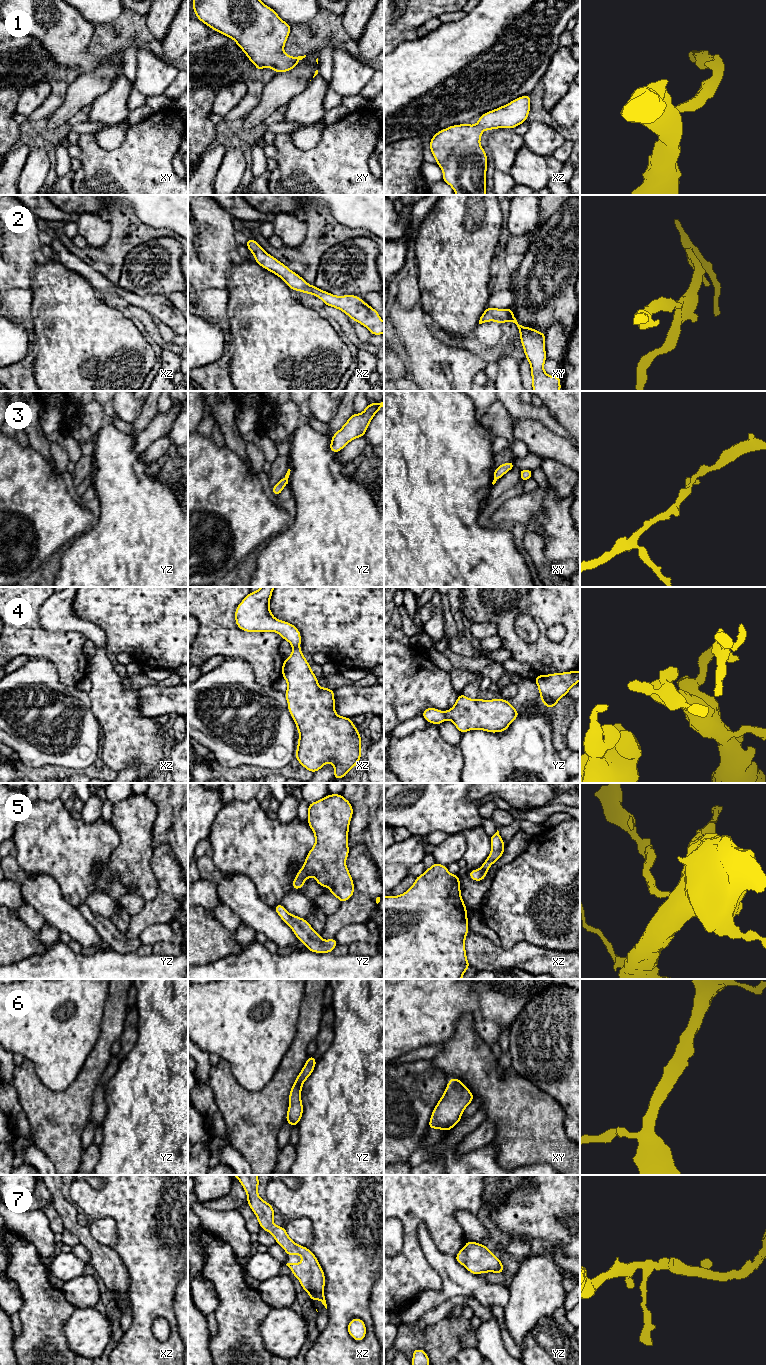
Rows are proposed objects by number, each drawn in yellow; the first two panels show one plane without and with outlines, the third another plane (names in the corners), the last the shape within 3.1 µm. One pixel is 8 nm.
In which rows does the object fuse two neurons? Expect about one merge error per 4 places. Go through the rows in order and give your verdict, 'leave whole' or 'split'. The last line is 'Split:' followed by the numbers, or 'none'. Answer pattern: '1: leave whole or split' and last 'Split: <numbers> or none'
1: leave whole
2: leave whole
3: leave whole
4: leave whole
5: leave whole
6: leave whole
7: leave whole
Split: none

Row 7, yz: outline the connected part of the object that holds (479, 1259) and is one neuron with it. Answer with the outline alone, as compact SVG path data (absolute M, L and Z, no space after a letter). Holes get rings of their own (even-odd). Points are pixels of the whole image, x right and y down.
M466 1241L464 1248L457 1253L455 1259L475 1275L488 1272L497 1274L504 1272L501 1260L486 1245L473 1241Z

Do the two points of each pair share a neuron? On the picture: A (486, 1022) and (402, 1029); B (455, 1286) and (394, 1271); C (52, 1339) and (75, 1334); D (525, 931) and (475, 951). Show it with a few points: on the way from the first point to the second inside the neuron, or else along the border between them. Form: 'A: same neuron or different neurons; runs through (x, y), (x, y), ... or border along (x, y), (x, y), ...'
A: same neuron; runs through (467, 1007), (424, 1007)
B: different neurons; border along (429, 1263), (440, 1278), (441, 1289), (420, 1294)
C: different neurons; border along (70, 1314), (64, 1336), (76, 1354)
D: different neurons; border along (524, 940), (518, 941), (507, 949), (500, 945)

